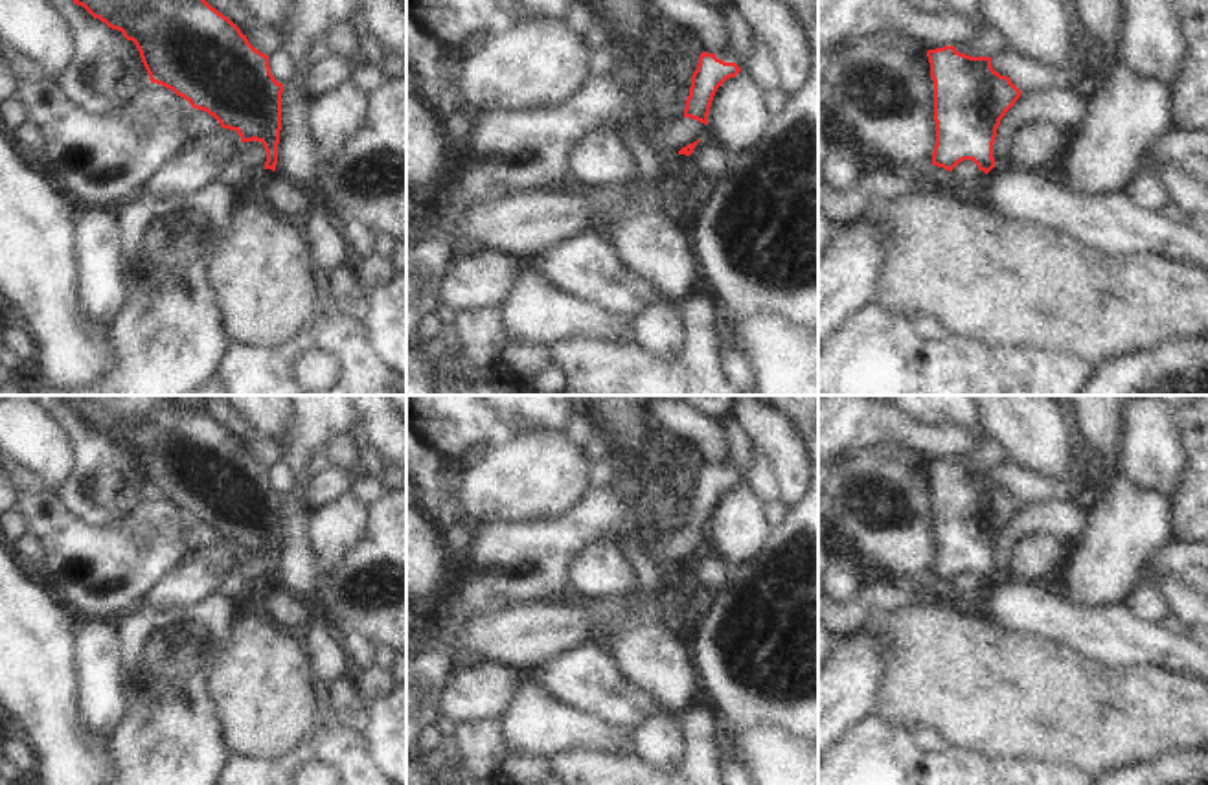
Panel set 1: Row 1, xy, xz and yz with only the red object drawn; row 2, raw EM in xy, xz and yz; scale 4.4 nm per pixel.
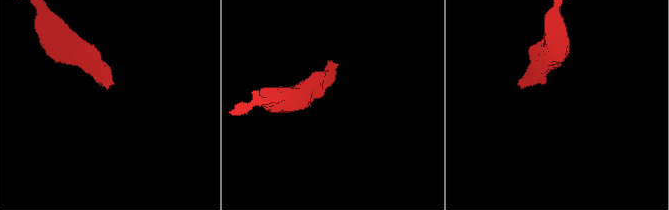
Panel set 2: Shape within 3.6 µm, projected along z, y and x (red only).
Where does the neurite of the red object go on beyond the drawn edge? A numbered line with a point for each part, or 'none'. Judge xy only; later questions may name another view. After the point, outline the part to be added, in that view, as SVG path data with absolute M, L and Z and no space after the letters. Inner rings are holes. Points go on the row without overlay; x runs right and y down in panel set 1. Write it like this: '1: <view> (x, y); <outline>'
none

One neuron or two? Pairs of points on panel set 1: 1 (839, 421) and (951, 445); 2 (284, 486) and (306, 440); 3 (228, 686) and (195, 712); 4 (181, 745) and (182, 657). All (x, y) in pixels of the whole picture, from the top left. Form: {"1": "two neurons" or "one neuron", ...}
{"1": "one neuron", "2": "two neurons", "3": "two neurons", "4": "one neuron"}

